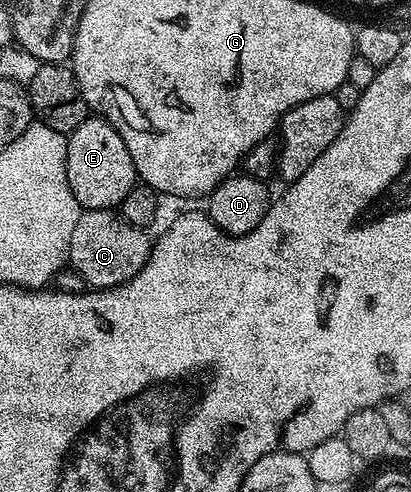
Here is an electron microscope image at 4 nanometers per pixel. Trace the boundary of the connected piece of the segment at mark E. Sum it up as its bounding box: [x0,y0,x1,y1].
[66,114,138,212]

